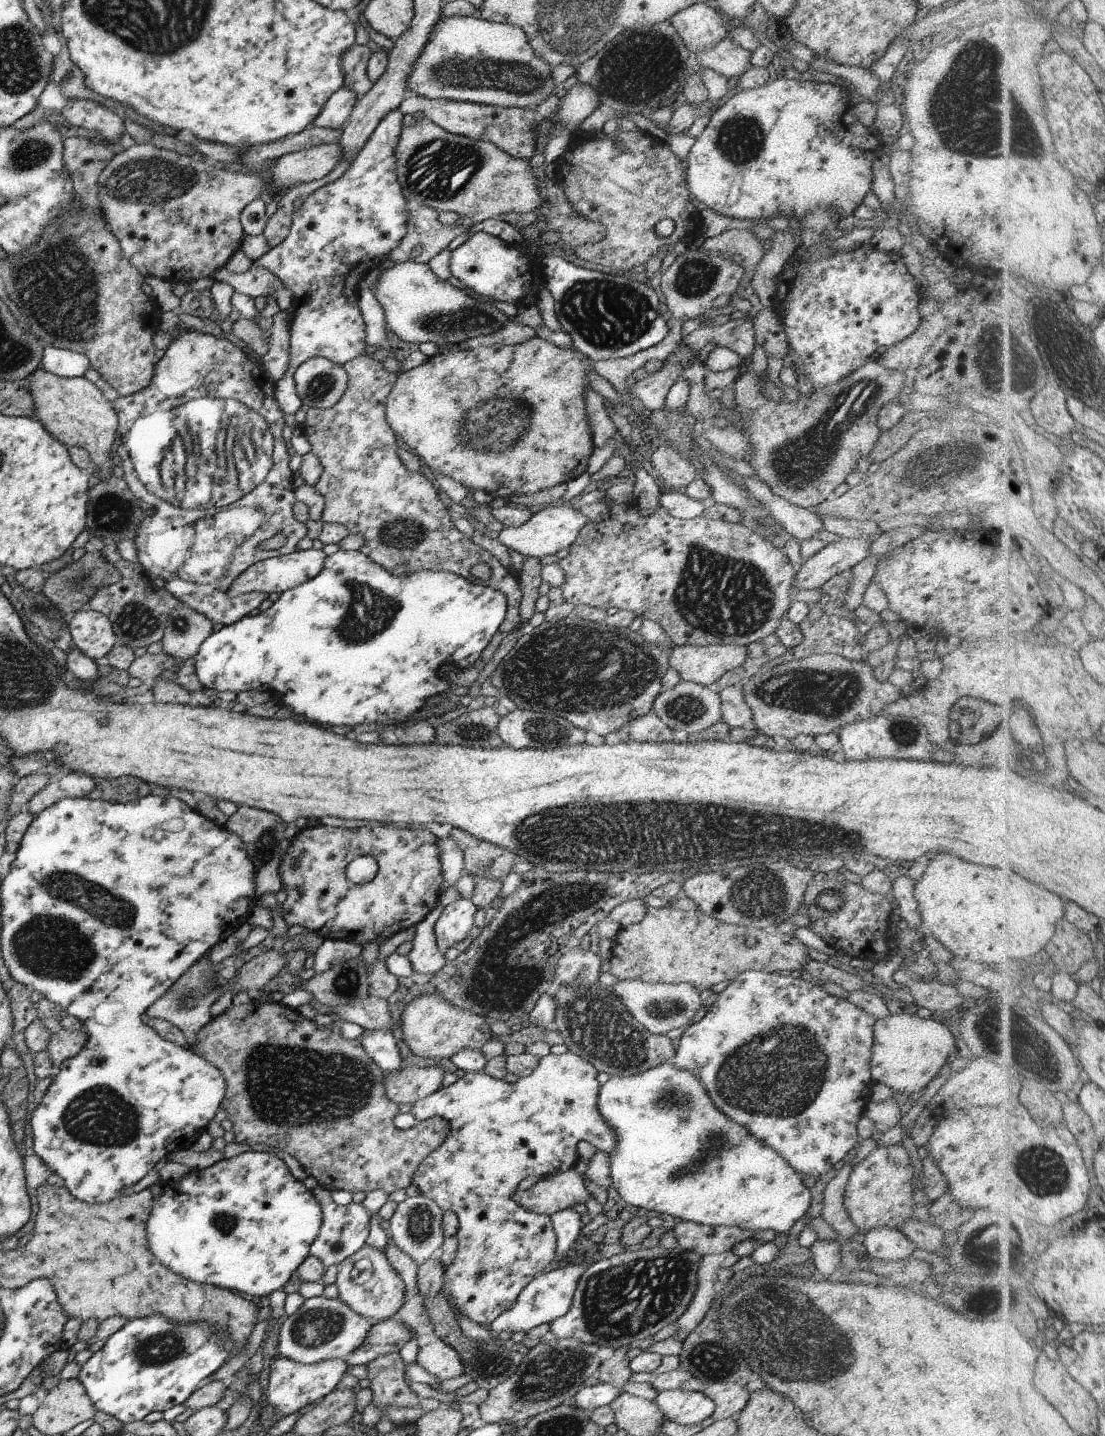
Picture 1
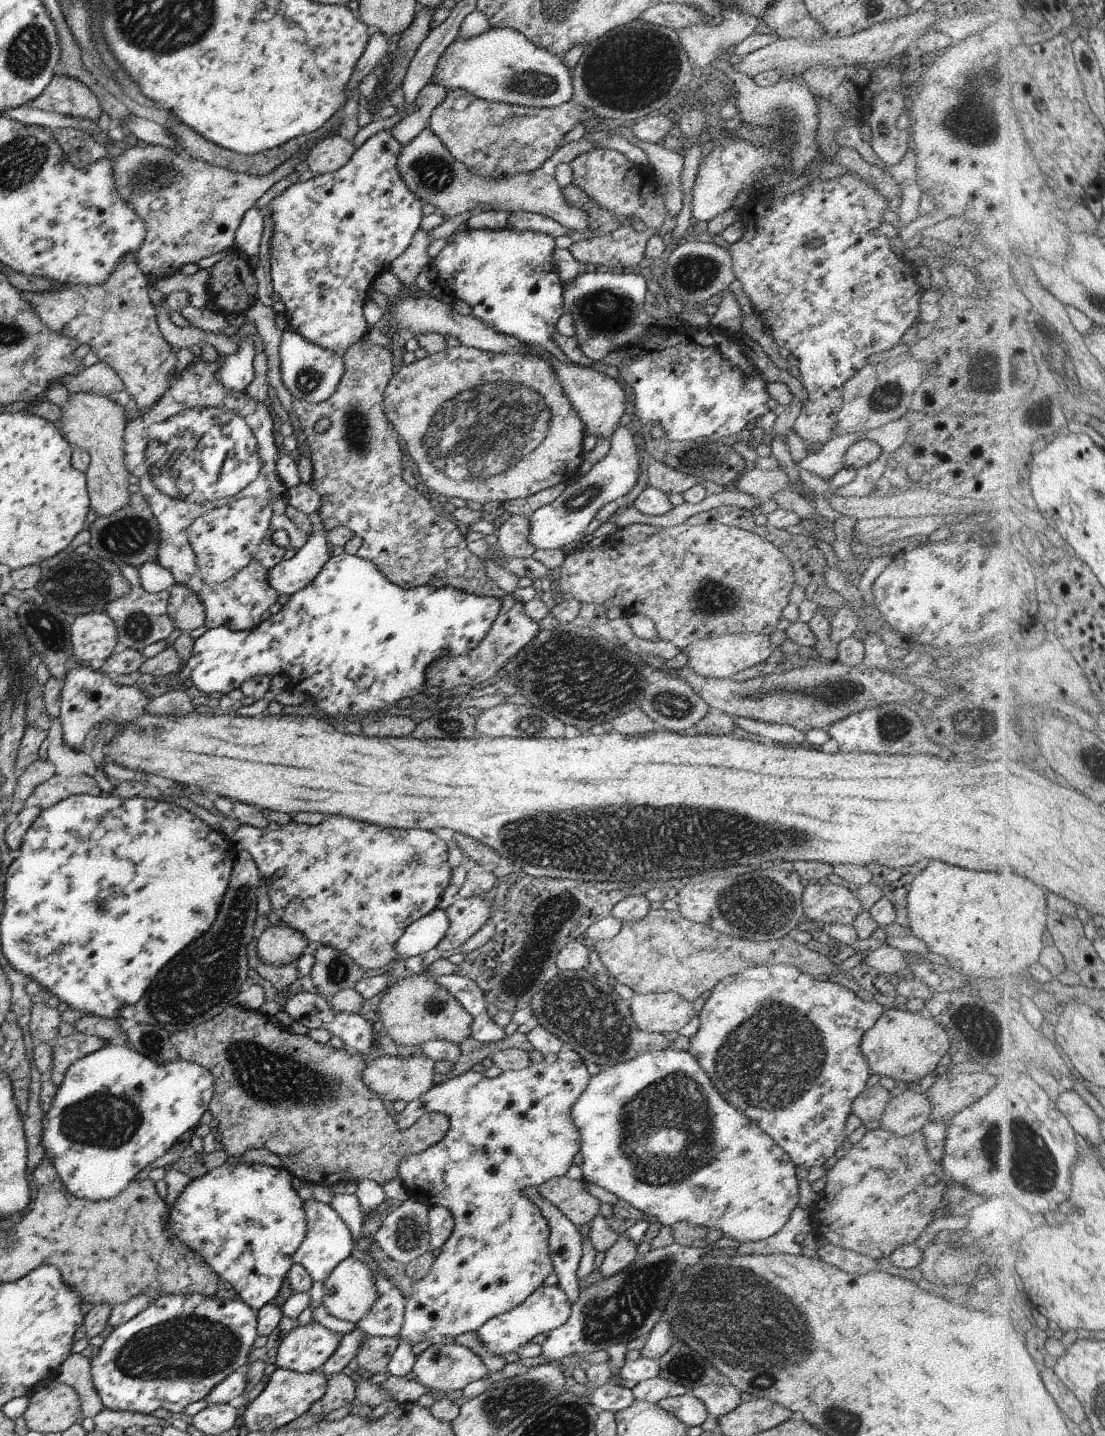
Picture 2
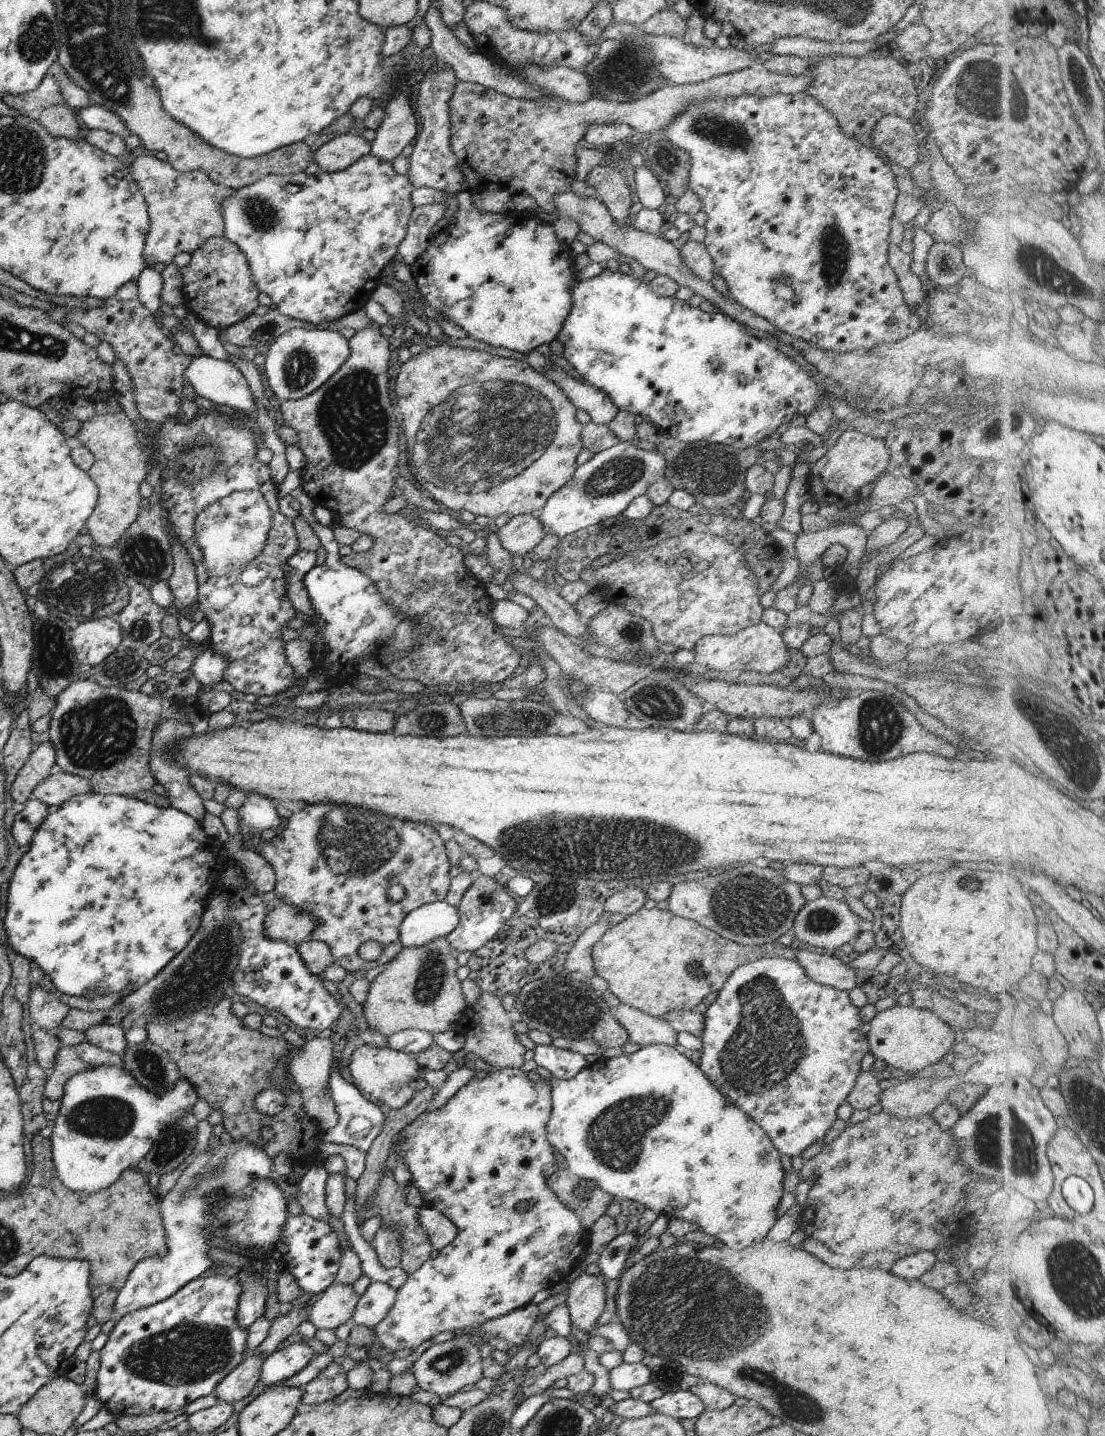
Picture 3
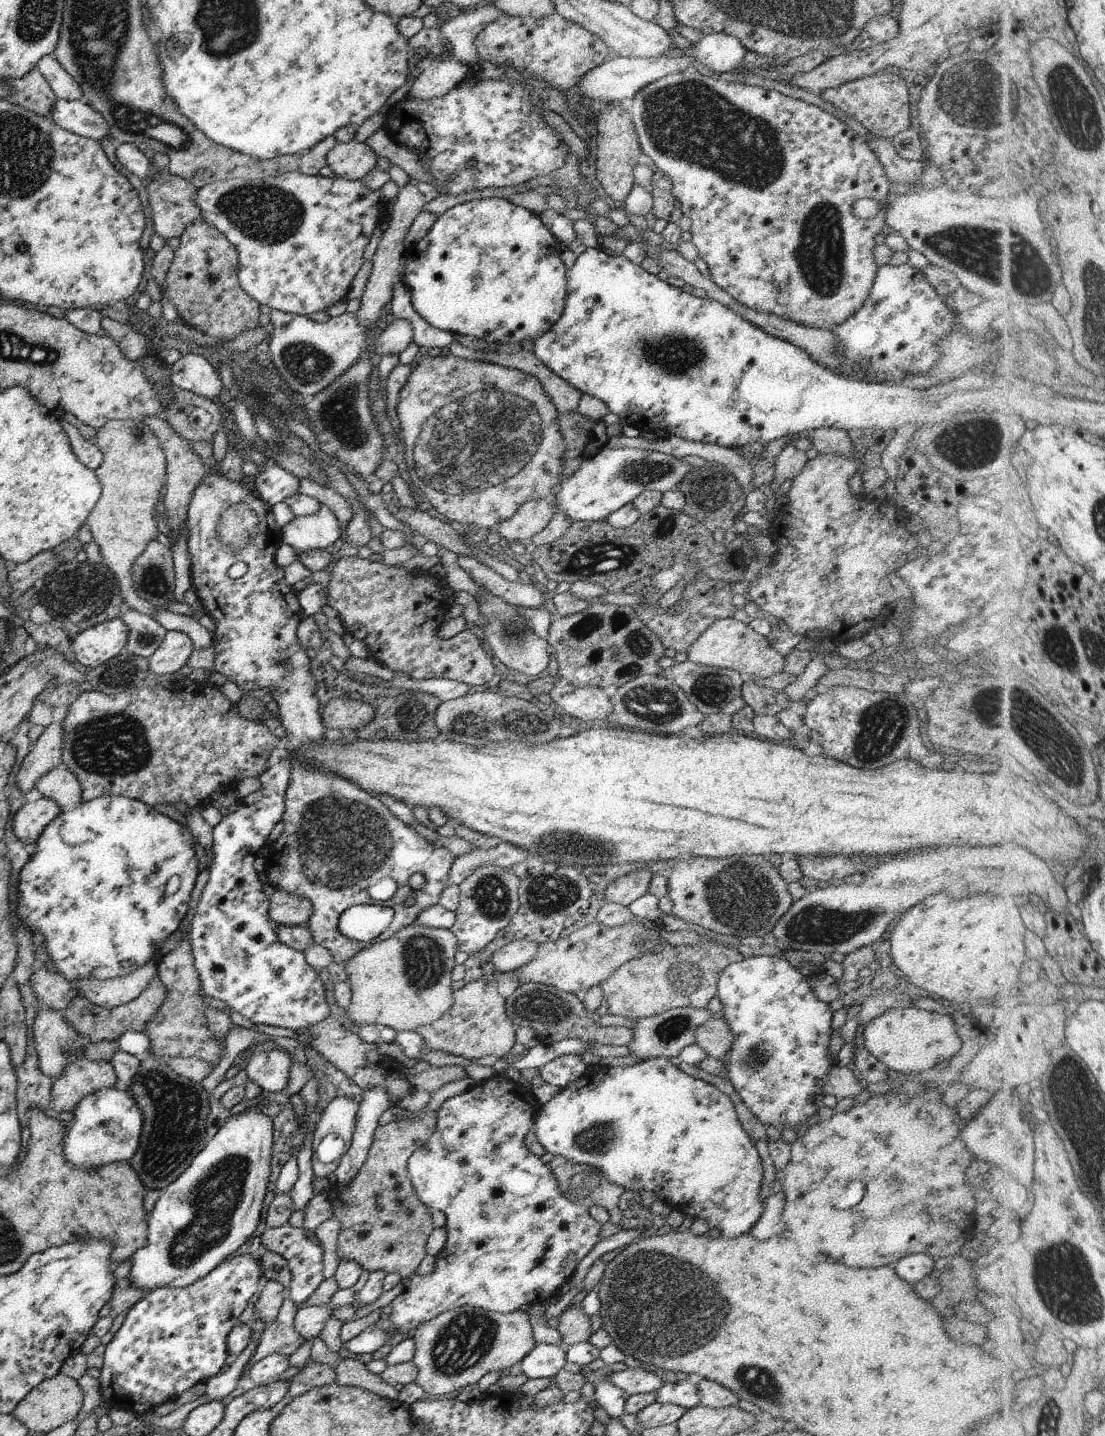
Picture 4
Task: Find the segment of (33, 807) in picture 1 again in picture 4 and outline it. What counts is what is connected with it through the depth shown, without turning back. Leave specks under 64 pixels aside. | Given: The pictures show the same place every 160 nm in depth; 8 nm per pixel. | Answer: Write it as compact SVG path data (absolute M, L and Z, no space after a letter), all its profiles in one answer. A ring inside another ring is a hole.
M63 763L41 776L33 789L33 796L52 800L61 811L67 811L82 800L80 784Z

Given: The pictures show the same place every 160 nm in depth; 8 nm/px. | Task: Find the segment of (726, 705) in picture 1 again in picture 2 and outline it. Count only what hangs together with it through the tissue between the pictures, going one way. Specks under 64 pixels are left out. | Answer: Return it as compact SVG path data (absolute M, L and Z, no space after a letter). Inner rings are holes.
M730 716L734 727L739 727L745 732L769 738L773 742L781 742L781 744L789 744L789 746L799 746L805 744L805 736L800 731L795 730L788 725L777 725L763 723L754 719L746 719L743 717Z

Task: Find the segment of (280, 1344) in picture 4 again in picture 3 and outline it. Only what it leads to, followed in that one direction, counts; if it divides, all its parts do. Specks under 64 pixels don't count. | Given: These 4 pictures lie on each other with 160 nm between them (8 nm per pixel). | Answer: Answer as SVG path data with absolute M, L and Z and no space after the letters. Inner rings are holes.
M246 1355L237 1368L219 1381L219 1384L213 1389L213 1396L230 1405L232 1402L239 1402L241 1398L245 1398L251 1392L251 1388L255 1386L262 1360L262 1357Z

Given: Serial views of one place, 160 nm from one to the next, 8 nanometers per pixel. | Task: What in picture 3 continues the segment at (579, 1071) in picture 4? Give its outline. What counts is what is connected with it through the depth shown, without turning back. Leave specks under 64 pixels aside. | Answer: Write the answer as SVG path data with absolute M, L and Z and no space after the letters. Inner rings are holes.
M535 1045L532 1057L538 1066L547 1070L551 1078L557 1081L570 1079L585 1065L582 1054L555 1048L553 1045Z

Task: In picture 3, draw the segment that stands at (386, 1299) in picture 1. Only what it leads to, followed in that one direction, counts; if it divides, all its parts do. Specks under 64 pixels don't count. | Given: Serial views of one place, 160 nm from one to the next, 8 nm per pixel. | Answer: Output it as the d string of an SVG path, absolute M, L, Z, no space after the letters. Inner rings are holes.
M331 1283L325 1290L322 1290L318 1297L310 1304L308 1312L309 1322L316 1328L327 1328L333 1330L340 1324L348 1324L354 1313L359 1295L355 1295L352 1284Z

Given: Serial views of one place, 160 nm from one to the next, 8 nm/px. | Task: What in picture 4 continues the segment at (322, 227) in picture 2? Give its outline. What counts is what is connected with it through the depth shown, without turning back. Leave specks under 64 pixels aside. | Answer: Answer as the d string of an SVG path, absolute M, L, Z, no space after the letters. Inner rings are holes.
M287 171L279 173L278 175L269 175L261 177L260 179L249 179L244 181L243 179L227 179L224 181L215 181L208 184L198 186L197 192L193 200L198 206L202 221L208 225L213 225L228 241L233 245L233 248L238 254L237 265L237 278L239 286L251 297L256 300L258 304L265 304L271 309L277 309L278 311L289 313L292 315L303 315L304 317L313 314L313 312L325 311L329 306L333 306L335 302L339 300L346 301L347 292L349 292L349 286L351 286L351 280L353 276L357 274L357 270L361 268L363 264L363 250L371 238L371 232L375 228L381 228L382 225L380 217L383 212L386 212L386 203L383 199L383 192L381 189L368 190L365 186L361 185L361 179L350 180L336 177L323 177L320 175L304 175L297 171Z

